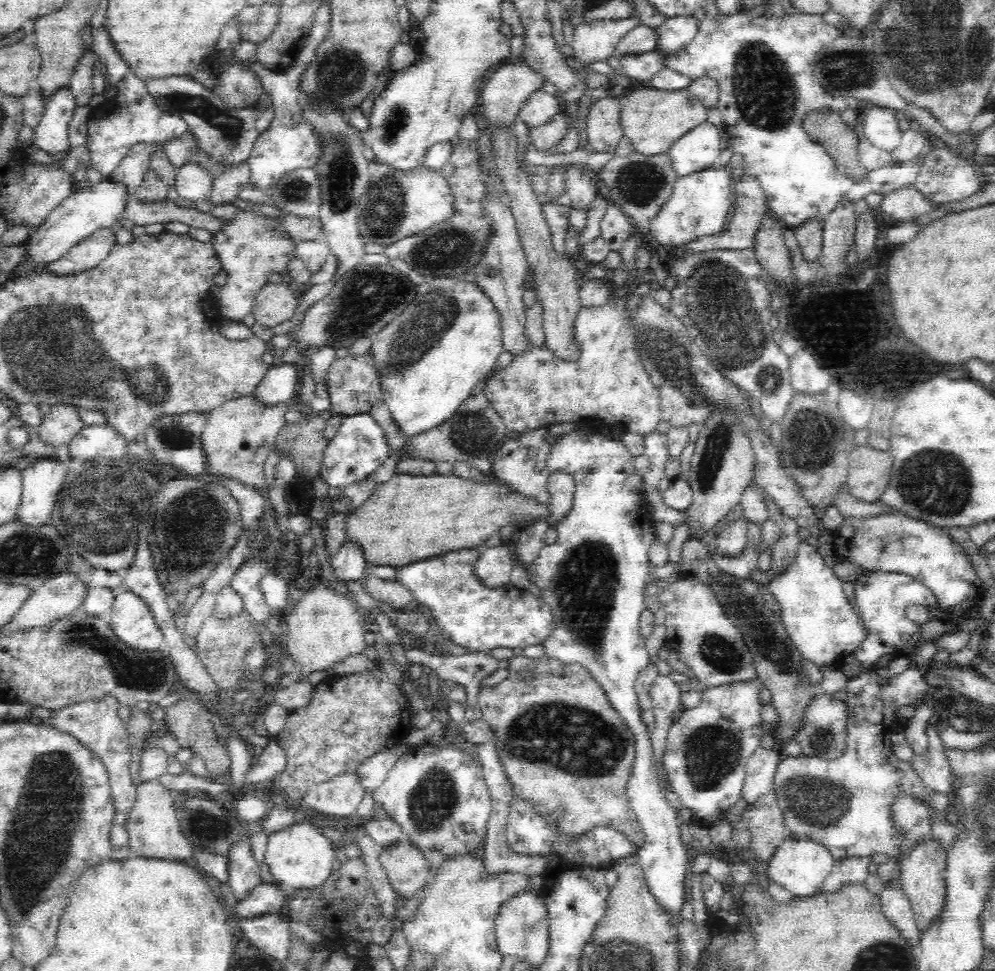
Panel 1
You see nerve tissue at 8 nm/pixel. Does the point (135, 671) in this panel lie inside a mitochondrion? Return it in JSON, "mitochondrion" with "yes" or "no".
{"mitochondrion":"yes"}

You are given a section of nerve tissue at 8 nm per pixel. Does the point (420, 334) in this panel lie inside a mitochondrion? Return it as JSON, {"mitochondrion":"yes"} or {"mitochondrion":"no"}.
{"mitochondrion":"yes"}

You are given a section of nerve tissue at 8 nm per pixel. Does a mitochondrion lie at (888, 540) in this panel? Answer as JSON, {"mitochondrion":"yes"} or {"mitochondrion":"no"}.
{"mitochondrion":"yes"}

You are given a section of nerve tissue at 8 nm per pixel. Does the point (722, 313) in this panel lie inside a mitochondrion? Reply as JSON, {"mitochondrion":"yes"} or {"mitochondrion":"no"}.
{"mitochondrion":"yes"}

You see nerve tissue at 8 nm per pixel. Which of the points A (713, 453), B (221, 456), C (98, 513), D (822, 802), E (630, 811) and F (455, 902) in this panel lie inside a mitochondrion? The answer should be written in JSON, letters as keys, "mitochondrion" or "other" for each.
{"A":"mitochondrion","B":"other","C":"mitochondrion","D":"mitochondrion","E":"other","F":"mitochondrion"}

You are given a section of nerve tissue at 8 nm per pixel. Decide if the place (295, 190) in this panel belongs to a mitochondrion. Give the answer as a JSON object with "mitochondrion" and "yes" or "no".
{"mitochondrion":"yes"}

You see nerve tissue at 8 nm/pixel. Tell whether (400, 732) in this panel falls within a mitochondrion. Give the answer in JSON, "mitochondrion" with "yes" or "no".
{"mitochondrion":"no"}

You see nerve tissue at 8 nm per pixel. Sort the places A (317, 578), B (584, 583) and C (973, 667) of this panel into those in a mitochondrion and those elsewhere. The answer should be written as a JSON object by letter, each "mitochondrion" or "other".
{"A":"other","B":"mitochondrion","C":"other"}

